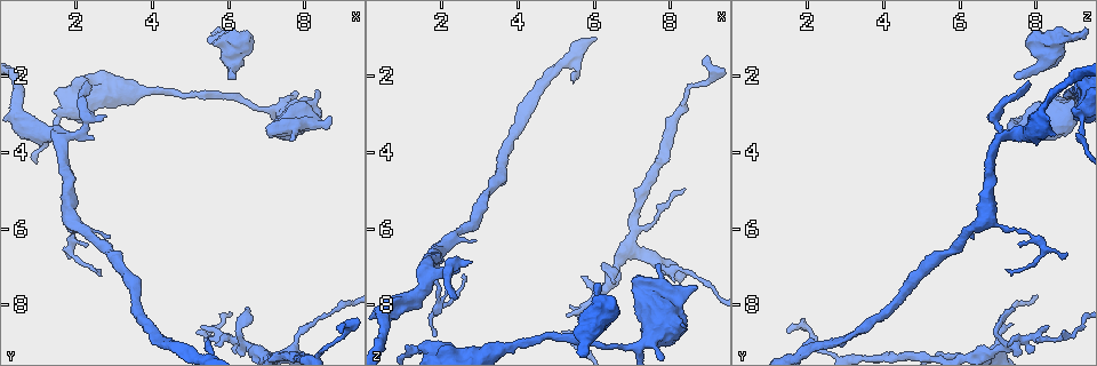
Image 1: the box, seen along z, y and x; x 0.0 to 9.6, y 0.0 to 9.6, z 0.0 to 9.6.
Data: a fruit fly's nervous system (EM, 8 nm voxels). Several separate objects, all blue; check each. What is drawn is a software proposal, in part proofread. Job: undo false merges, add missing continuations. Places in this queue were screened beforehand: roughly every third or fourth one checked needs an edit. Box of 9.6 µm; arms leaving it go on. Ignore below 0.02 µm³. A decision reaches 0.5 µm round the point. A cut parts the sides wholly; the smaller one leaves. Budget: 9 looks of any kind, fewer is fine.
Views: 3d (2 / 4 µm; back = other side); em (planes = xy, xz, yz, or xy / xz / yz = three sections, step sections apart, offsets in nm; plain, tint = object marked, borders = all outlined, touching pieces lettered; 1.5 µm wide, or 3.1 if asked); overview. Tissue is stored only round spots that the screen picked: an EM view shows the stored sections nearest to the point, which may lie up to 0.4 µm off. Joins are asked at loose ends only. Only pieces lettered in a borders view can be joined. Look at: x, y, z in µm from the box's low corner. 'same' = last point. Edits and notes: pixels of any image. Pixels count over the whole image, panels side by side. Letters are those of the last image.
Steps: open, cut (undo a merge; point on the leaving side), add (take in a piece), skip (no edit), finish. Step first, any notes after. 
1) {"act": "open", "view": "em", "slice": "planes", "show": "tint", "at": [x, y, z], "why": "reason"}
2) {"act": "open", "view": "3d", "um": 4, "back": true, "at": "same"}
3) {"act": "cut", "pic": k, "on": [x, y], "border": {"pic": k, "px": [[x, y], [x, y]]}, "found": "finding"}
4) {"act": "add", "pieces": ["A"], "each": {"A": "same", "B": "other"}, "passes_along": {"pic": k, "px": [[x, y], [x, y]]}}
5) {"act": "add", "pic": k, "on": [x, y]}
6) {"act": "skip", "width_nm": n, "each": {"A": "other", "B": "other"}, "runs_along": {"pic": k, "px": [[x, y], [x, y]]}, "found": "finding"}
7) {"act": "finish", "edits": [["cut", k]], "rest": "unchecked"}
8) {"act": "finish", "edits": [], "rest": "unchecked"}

{"act": "open", "view": "em", "slice": "planes", "show": "tint", "at": [6.20, 2.05, 7.50], "why": "free end"}

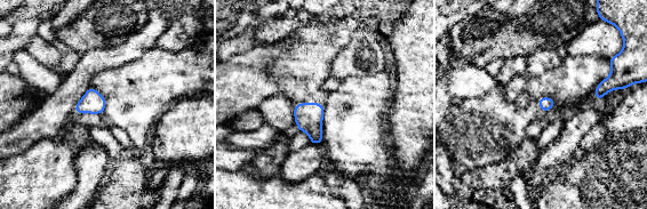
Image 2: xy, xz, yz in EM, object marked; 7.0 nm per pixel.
{"act": "open", "view": "em", "slice": "planes", "show": "borders", "at": "same"}

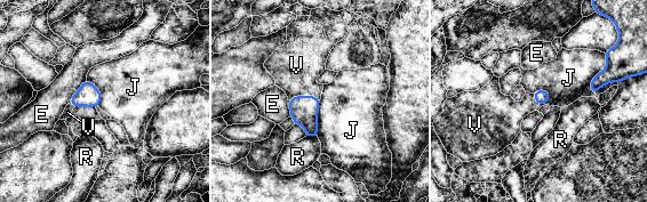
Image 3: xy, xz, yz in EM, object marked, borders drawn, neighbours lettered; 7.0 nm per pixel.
{"act": "add", "pic": 3, "on": [296, 65], "each": {"E": "other", "J": "other", "R": "other", "V": "same"}, "passes_along": {"pic": 3, "px": [[303, 108], [303, 96], [296, 65]]}, "found": "the neuron continues"}

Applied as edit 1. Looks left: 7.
{"act": "open", "view": "overview", "why": "see it whole again"}

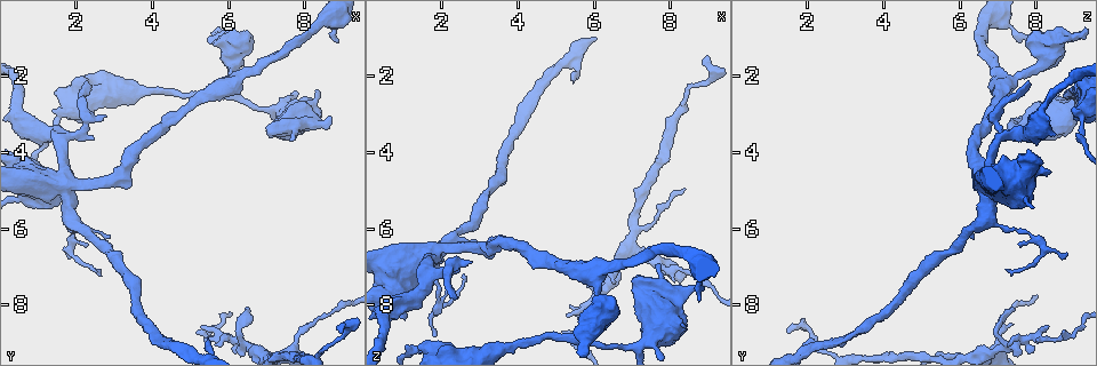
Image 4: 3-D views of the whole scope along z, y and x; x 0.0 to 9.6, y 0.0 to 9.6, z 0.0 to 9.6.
{"act": "open", "view": "em", "slice": "planes", "show": "borders", "at": [9.00, 8.70, 1.45]}

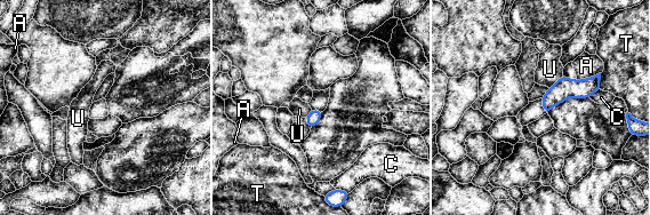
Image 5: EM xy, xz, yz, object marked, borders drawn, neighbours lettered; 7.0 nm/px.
{"act": "skip", "each": {"A": "other", "C": "other", "T": "other", "U": "other"}, "border": {"pic": 5, "px": [[562, 73], [548, 88]]}, "found": "none of them fits"}

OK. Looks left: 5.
{"act": "open", "view": "3d", "um": 4, "at": [5.40, 8.95, 2.10]}

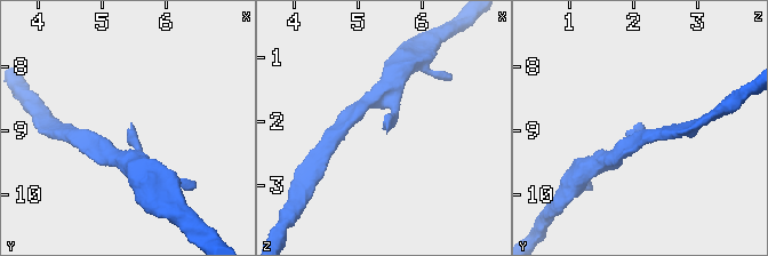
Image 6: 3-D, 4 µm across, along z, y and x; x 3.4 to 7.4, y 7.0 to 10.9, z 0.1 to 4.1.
{"act": "open", "view": "em", "slice": "planes", "show": "borders", "at": [5.45, 8.90, 2.10], "why": "now the EM"}

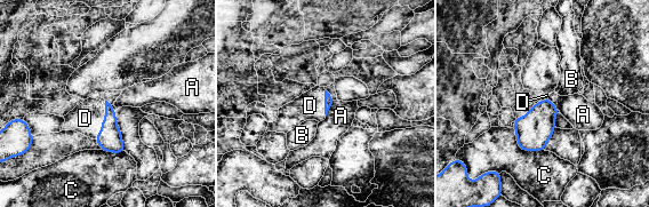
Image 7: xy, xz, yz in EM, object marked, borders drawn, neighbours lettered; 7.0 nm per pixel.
{"act": "add", "pic": 7, "on": [85, 118], "each": {"A": "other", "B": "other", "C": "other", "D": "same"}, "passes_along": {"pic": 7, "px": [[110, 138], [103, 121], [85, 118]]}, "found": "it goes on there"}

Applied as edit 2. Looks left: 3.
{"act": "open", "view": "3d", "um": 2, "at": [8.80, 0.65, 7.10]}

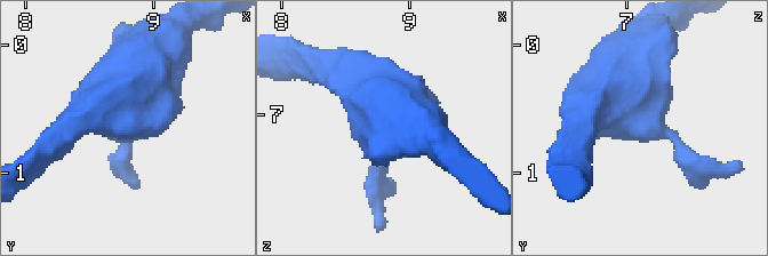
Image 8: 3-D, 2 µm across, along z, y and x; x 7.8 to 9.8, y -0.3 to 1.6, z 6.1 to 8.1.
{"act": "open", "view": "em", "slice": "planes", "show": "borders", "at": [8.82, 0.62, 7.12]}

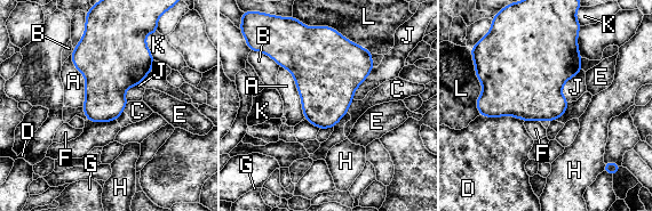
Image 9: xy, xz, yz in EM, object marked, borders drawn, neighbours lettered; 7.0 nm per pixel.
{"act": "skip", "longest_contact_nm": ["L", 500], "each": {"A": "other", "B": "other", "C": "other", "D": "other", "E": "other", "F": "other", "G": "other", "H": "other", "J": "other", "K": "other", "L": "other"}, "border": {"pic": 9, "px": [[354, 99], [347, 111]]}, "found": "all the same neuron"}

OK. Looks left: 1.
{"act": "finish", "edits": [["add", 3], ["add", 7]], "rest": "unchecked"}

